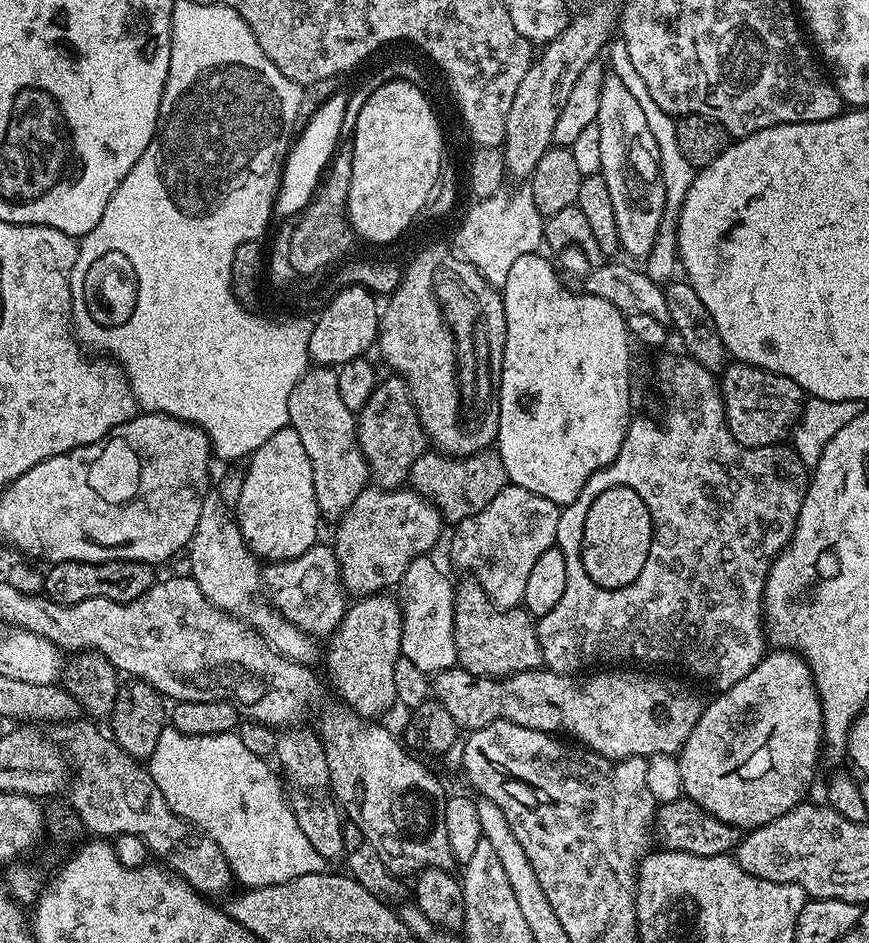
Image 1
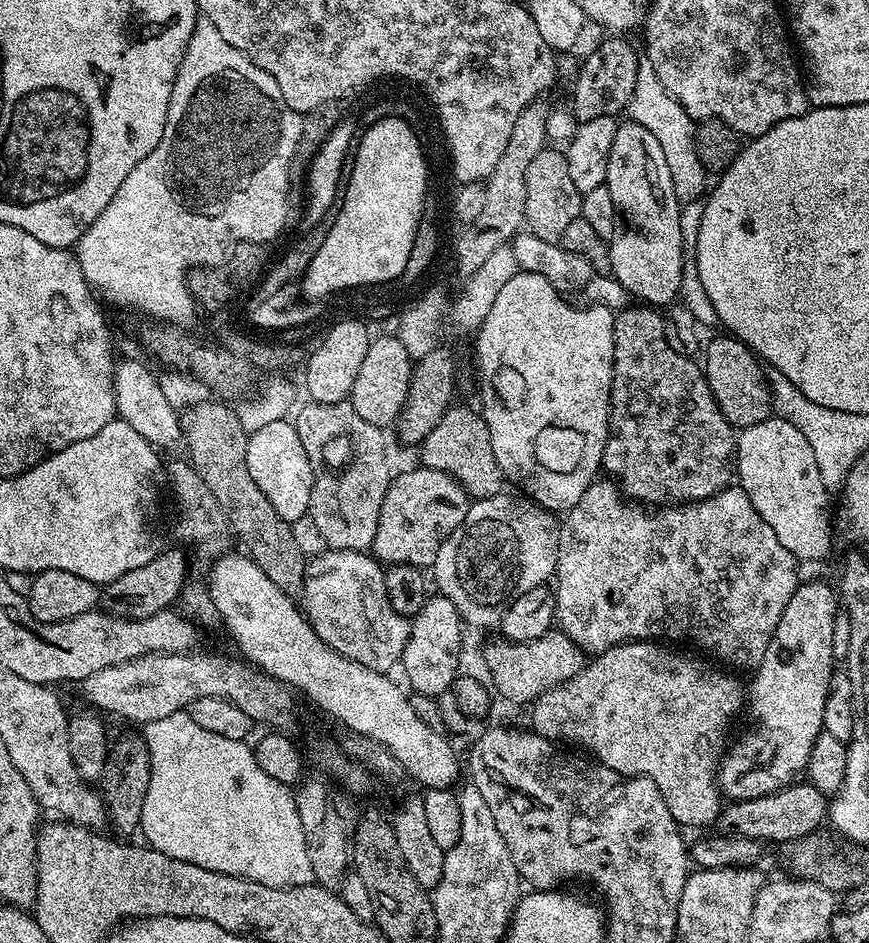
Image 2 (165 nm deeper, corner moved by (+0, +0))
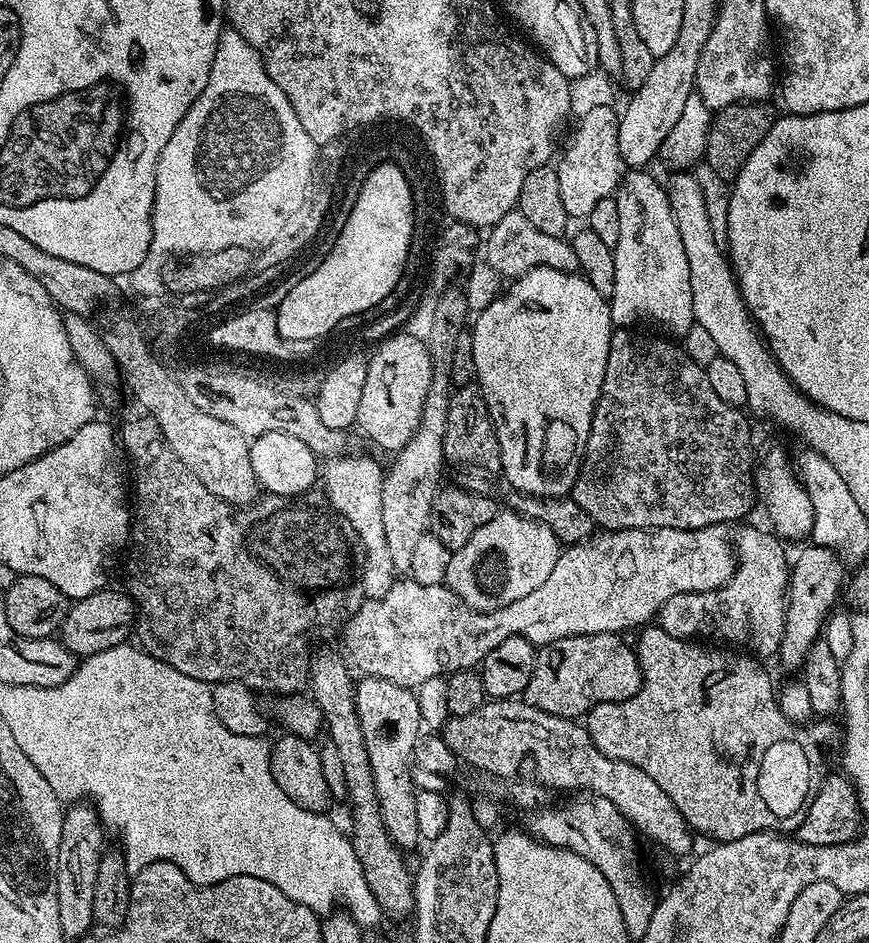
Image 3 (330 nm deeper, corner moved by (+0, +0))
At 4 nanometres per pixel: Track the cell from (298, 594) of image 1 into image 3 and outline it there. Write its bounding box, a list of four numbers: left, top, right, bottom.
[343,524,736,690]

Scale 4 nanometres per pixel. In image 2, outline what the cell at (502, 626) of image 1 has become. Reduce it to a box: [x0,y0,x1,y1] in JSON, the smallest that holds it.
[484,630,586,706]

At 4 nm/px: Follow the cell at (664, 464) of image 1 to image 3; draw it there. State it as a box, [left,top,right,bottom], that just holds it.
[658,528,790,658]

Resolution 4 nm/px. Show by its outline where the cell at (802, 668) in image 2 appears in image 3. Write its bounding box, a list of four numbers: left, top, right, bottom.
[778,546,846,669]

